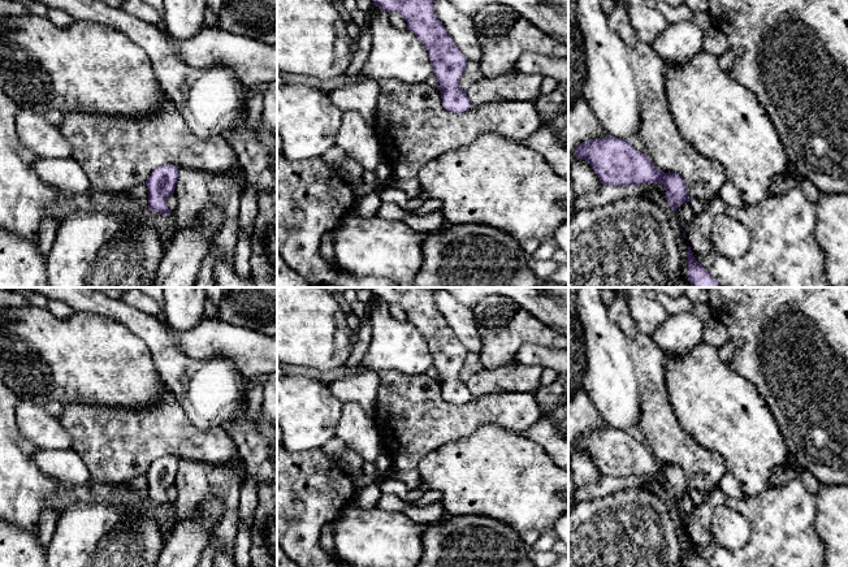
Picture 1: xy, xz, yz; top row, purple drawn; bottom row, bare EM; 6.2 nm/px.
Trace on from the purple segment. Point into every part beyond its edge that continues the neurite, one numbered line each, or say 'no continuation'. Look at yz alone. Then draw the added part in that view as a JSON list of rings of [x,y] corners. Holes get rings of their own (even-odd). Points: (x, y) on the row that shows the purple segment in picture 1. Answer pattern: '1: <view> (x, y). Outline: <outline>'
no continuation

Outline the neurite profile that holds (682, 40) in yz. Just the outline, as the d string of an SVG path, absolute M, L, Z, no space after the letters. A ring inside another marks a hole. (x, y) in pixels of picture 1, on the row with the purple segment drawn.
M695 22L669 23L656 38L653 48L663 62L683 65L702 51L704 38L705 31Z

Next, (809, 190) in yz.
M791 165L787 168L787 177L797 179L800 182L800 190L802 194L815 204L817 199L819 198L821 192L817 187L806 178L801 177Z

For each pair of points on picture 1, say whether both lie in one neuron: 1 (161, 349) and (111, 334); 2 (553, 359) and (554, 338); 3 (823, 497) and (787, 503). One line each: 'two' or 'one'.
1: two
2: two
3: two

